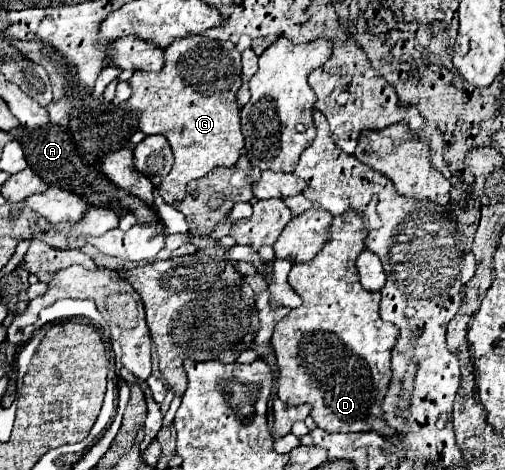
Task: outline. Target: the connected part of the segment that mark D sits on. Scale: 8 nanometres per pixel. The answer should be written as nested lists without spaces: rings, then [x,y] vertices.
[[[345,211],[345,215],[335,215],[329,225],[329,241],[323,249],[307,263],[293,265],[289,281],[303,297],[303,305],[291,309],[285,319],[275,327],[271,345],[277,357],[277,395],[289,405],[309,403],[311,417],[325,431],[375,431],[385,437],[395,433],[387,429],[381,419],[381,403],[391,379],[389,353],[399,335],[393,323],[383,323],[379,317],[379,293],[365,291],[359,283],[355,269],[355,257],[365,249],[365,225],[355,211]]]

